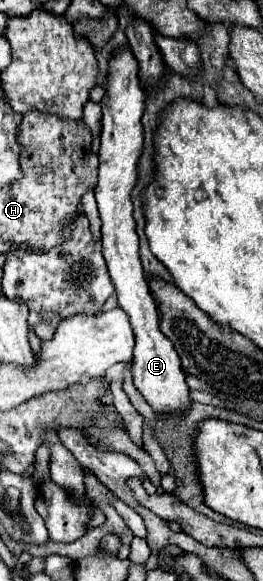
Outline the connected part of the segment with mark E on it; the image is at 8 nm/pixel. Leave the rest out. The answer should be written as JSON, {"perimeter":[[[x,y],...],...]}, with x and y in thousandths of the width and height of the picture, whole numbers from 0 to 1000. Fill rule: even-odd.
{"perimeter":[[[456,86],[433,93],[418,103],[418,127],[411,127],[411,148],[403,148],[403,165],[380,176],[388,182],[388,248],[380,248],[380,286],[373,286],[373,317],[357,324],[373,361],[380,361],[380,379],[388,379],[388,437],[418,468],[418,478],[441,492],[449,506],[449,523],[456,530],[494,544],[494,558],[517,575],[517,596],[510,596],[510,630],[502,630],[502,647],[510,647],[510,664],[532,671],[532,678],[563,688],[586,709],[624,713],[624,709],[684,709],[722,699],[722,671],[700,654],[700,637],[684,630],[684,613],[669,609],[654,589],[608,571],[601,561],[601,534],[593,520],[563,499],[555,475],[540,468],[532,441],[525,441],[525,403],[517,403],[517,386],[502,375],[510,355],[502,355],[502,327],[517,320],[525,306],[525,272],[540,265],[548,251],[548,220],[540,220],[540,193],[548,193],[548,158],[532,155],[525,145],[525,107],[502,96],[502,90]]]}

